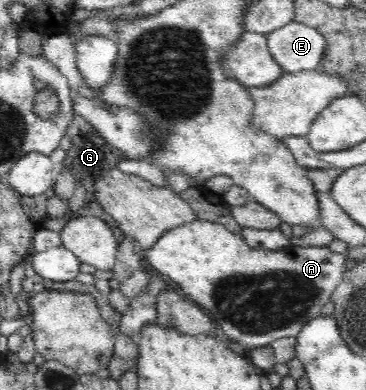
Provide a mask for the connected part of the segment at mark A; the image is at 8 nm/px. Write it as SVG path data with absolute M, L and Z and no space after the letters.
M196 220L190 224L179 225L170 231L164 233L162 237L149 249L145 251L145 258L148 263L157 270L160 275L168 276L174 283L180 286L180 289L186 298L192 303L195 303L202 311L206 312L212 322L217 326L219 334L224 338L229 338L233 342L240 343L244 346L251 346L252 348L259 348L263 345L271 345L274 341L284 337L298 337L302 333L302 329L310 323L312 319L316 319L321 315L322 308L326 303L331 301L332 295L336 287L341 283L341 279L346 270L346 254L336 253L330 250L329 246L324 247L310 247L304 245L291 245L280 250L272 250L266 248L254 248L247 244L247 241L241 234L232 233L226 225L220 222Z

